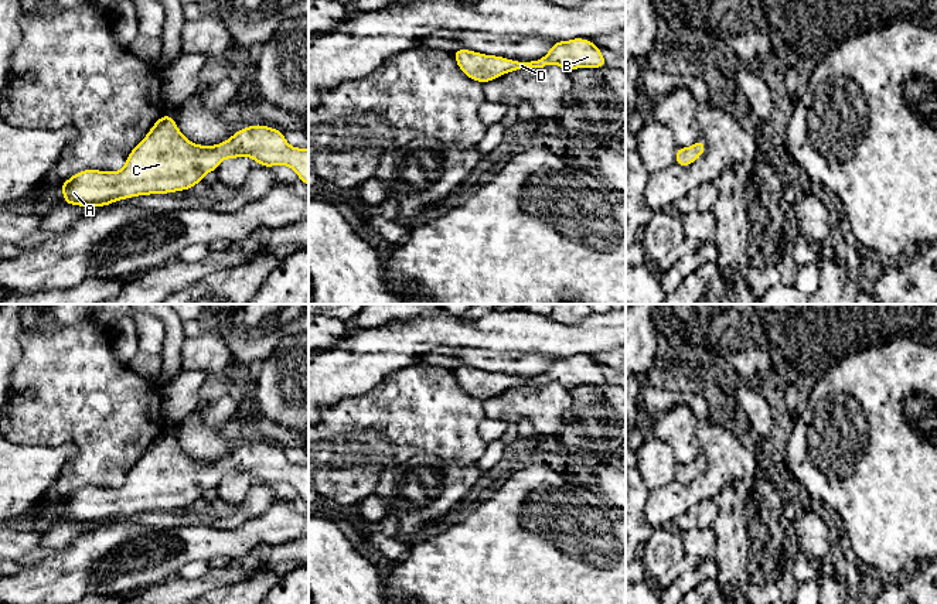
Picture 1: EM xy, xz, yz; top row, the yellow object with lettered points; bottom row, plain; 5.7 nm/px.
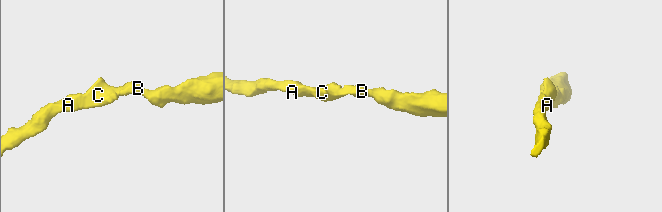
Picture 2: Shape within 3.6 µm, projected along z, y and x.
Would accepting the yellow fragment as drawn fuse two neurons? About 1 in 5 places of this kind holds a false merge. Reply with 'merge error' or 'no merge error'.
no merge error

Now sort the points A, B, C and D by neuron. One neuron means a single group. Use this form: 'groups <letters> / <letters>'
groups A B C D

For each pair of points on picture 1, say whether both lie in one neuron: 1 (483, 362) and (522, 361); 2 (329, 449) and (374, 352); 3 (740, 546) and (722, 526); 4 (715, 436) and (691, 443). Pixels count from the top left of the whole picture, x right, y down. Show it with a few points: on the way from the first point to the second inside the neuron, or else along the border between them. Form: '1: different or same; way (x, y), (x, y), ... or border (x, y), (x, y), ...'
1: same; way (493, 362), (513, 362)
2: different; border (382, 381), (363, 393), (344, 396), (323, 409)
3: same; way (738, 542), (726, 531)
4: different; border (698, 422), (697, 437), (702, 454)

